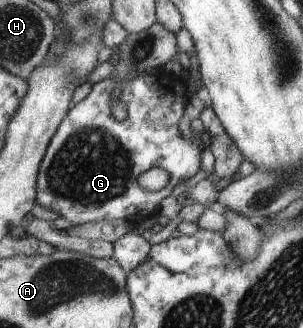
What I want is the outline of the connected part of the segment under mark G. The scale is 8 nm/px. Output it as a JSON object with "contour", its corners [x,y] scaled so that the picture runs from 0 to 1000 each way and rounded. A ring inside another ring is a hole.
{"contour":[[[505,216],[406,250],[396,262],[403,280],[386,293],[419,329],[419,357],[403,372],[370,348],[376,265],[370,244],[343,241],[304,259],[284,299],[238,320],[191,396],[172,412],[129,506],[116,613],[191,646],[198,662],[218,665],[241,686],[515,655],[525,649],[528,616],[564,591],[574,567],[634,543],[663,512],[660,476],[677,454],[653,405],[637,402],[640,427],[617,427],[587,393],[587,375],[627,302],[620,265],[594,232]],[[508,509],[541,512],[558,546],[541,573],[498,588],[462,573],[449,546]]]}

